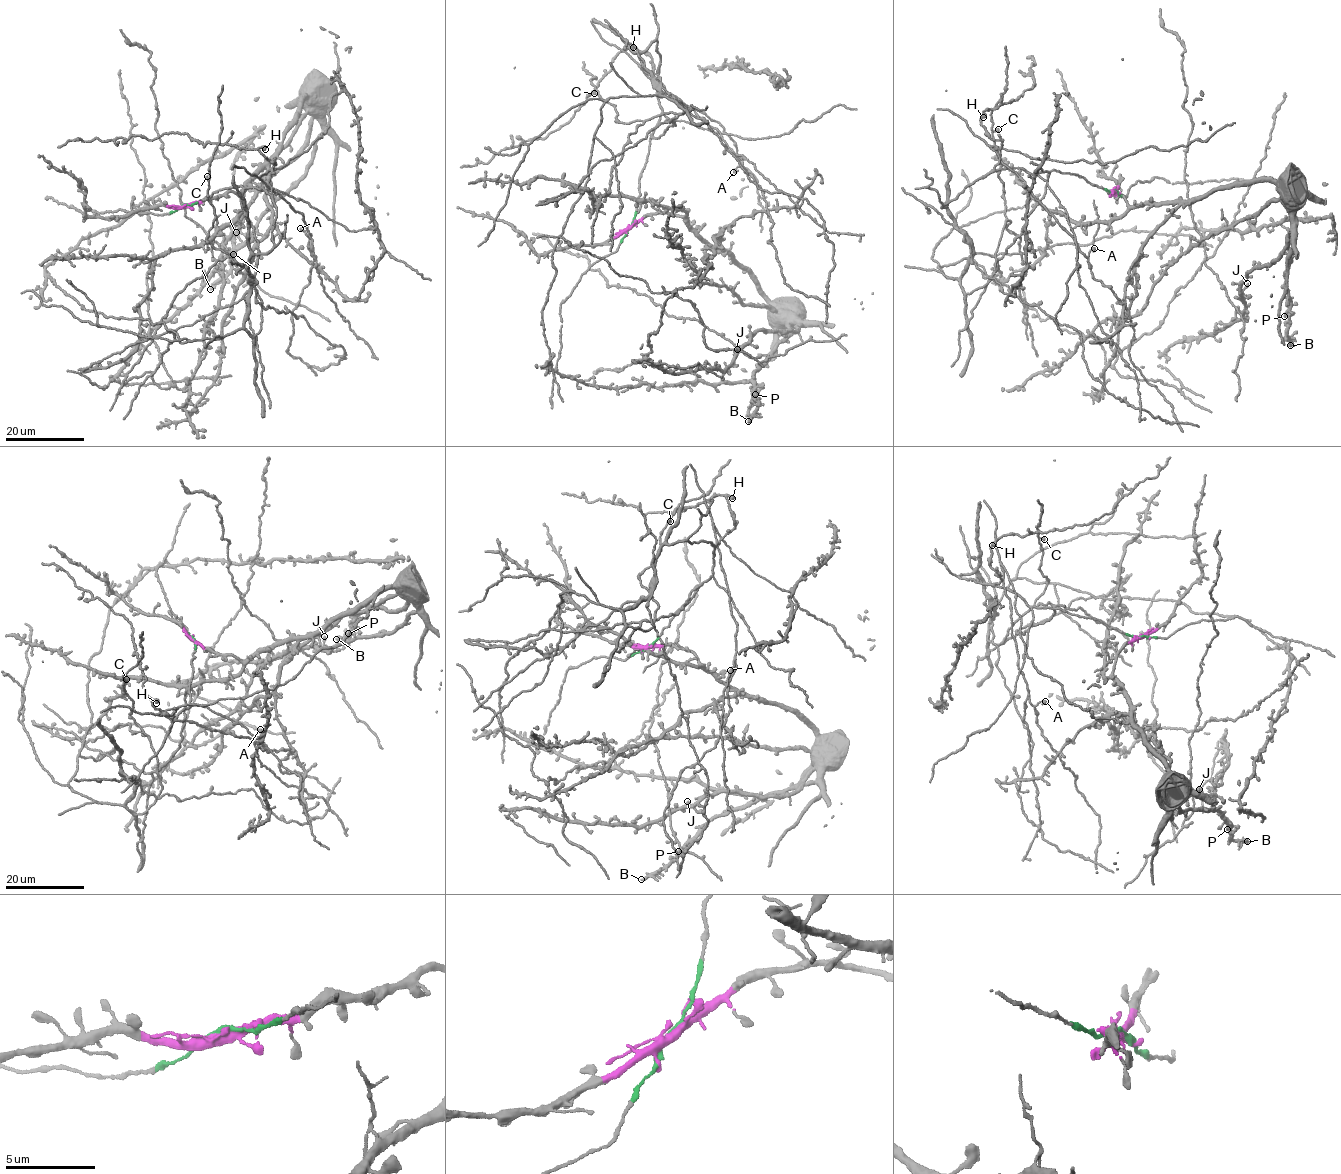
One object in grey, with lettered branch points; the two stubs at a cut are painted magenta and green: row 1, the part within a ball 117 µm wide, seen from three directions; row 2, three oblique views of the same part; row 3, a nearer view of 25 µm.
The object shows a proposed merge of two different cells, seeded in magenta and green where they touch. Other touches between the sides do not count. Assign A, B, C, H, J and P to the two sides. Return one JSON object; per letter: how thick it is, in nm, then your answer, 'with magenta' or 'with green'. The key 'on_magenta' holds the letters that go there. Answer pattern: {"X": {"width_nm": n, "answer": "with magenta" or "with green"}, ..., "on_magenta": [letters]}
{"A": {"width_nm": 440, "answer": "with green"}, "B": {"width_nm": 240, "answer": "with magenta"}, "C": {"width_nm": 360, "answer": "with green"}, "H": {"width_nm": 480, "answer": "with green"}, "J": {"width_nm": 360, "answer": "with magenta"}, "P": {"width_nm": 280, "answer": "with magenta"}, "on_magenta": ["B", "J", "P"]}

